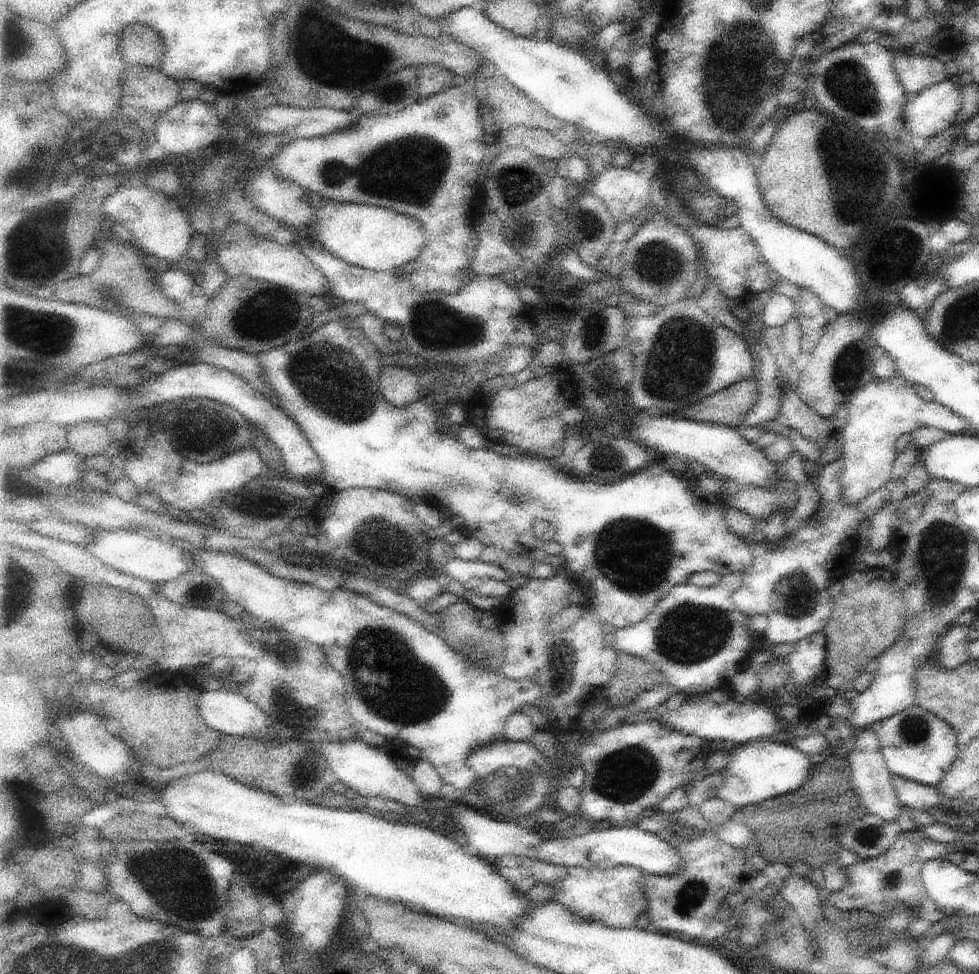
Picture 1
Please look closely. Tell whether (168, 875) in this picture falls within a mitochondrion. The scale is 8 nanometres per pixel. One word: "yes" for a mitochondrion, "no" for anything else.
yes

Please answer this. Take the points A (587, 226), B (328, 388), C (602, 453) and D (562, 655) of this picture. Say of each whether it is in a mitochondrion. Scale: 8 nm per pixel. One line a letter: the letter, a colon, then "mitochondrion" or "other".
A: mitochondrion
B: mitochondrion
C: mitochondrion
D: mitochondrion

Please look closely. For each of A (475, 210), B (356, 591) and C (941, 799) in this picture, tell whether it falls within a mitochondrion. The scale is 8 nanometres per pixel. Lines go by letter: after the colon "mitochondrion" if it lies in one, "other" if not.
A: other
B: other
C: other

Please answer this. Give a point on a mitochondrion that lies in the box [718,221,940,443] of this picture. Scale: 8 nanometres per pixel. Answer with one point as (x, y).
(850, 360)

